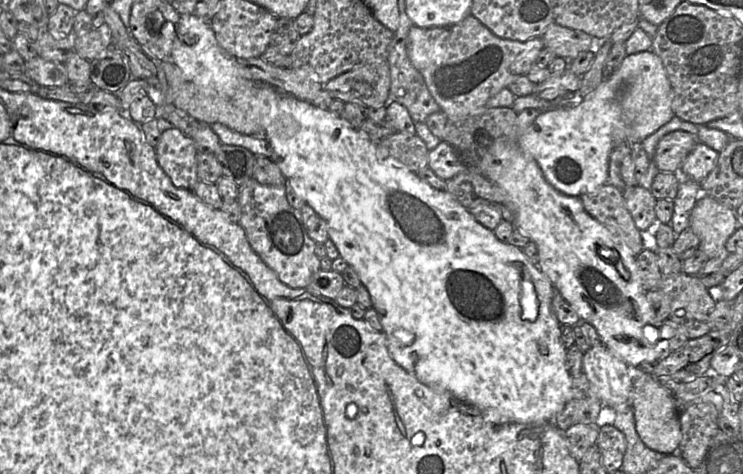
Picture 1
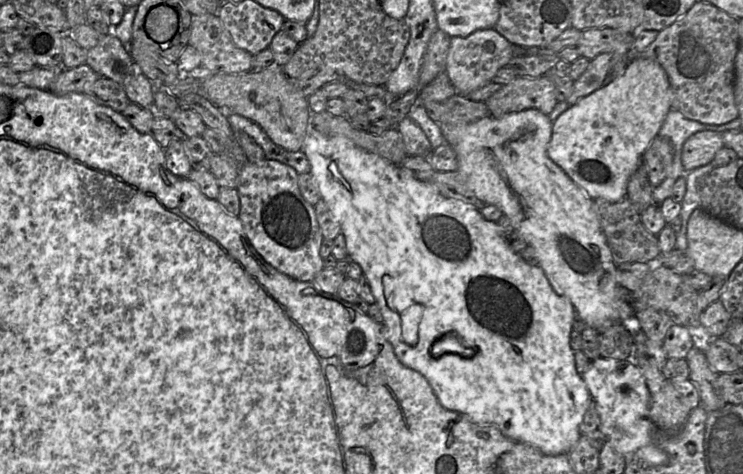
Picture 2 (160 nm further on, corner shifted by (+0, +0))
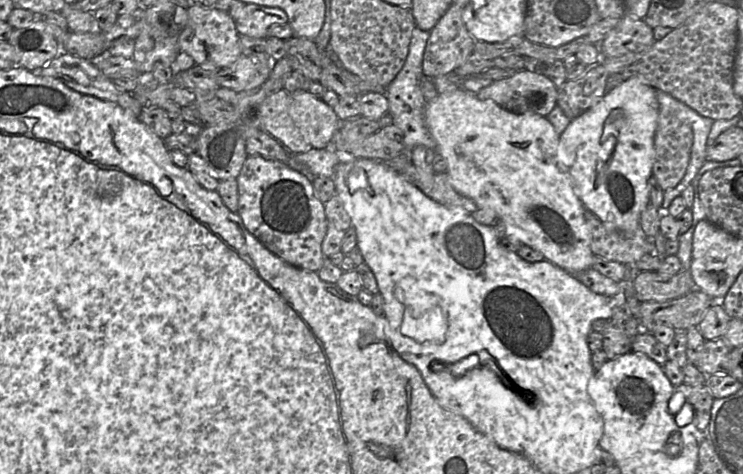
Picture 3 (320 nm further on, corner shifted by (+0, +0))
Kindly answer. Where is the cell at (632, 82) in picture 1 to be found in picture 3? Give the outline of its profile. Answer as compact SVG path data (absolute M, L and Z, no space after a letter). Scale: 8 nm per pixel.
M631 77L606 93L601 100L579 117L571 120L559 137L558 163L567 167L584 207L604 223L622 232L634 232L649 198L649 178L654 160L654 133L659 115L656 89L642 77Z

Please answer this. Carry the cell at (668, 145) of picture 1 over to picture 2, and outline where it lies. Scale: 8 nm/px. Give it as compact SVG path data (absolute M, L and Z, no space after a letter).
M700 131L693 134L682 147L681 162L684 170L689 172L711 163L717 151L723 147L721 132Z

